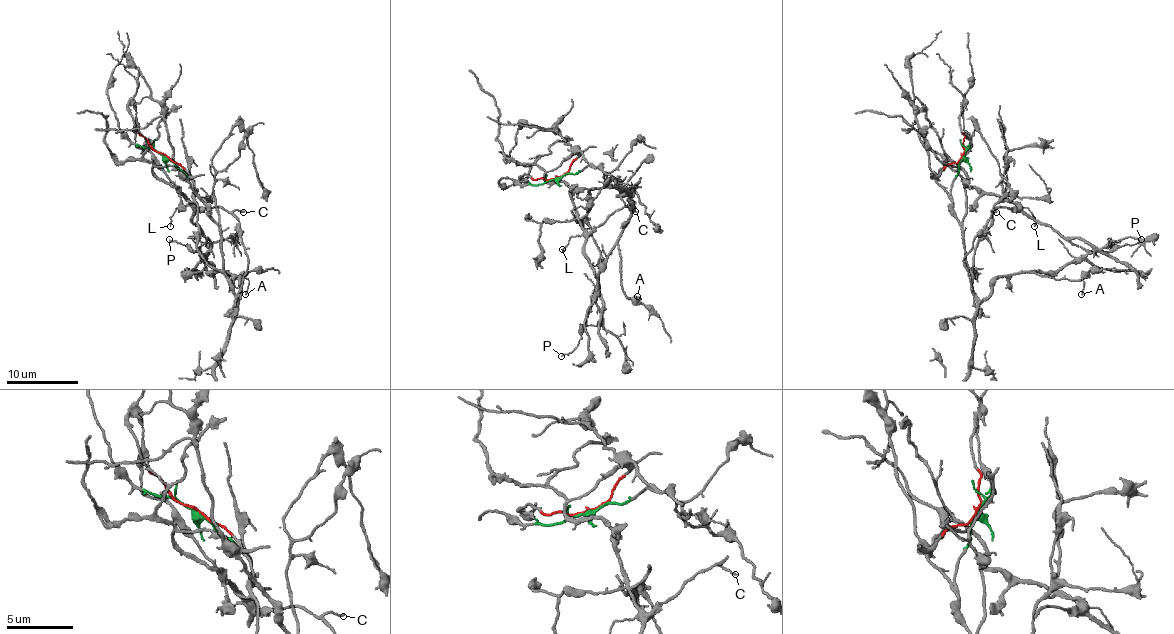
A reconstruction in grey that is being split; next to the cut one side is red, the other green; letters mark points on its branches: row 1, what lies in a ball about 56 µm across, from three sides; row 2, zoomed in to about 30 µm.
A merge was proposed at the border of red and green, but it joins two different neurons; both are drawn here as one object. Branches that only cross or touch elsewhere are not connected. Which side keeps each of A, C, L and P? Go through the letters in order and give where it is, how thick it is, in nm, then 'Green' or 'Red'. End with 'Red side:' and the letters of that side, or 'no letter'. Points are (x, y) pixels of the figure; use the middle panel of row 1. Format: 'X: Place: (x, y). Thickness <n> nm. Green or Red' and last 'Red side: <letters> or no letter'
A: Place: (637, 296). Thickness 120 nm. Green
C: Place: (635, 211). Thickness 150 nm. Red
L: Place: (562, 249). Thickness 120 nm. Red
P: Place: (561, 356). Thickness 110 nm. Red
Red side: C, L, P

